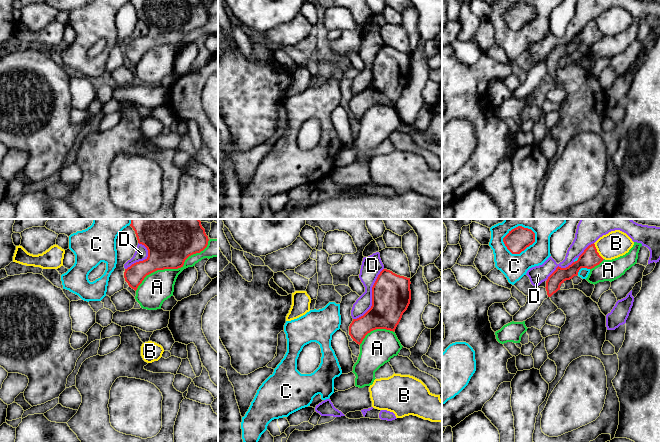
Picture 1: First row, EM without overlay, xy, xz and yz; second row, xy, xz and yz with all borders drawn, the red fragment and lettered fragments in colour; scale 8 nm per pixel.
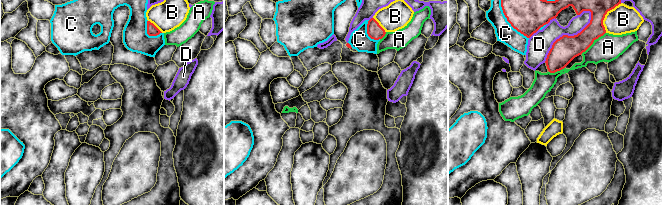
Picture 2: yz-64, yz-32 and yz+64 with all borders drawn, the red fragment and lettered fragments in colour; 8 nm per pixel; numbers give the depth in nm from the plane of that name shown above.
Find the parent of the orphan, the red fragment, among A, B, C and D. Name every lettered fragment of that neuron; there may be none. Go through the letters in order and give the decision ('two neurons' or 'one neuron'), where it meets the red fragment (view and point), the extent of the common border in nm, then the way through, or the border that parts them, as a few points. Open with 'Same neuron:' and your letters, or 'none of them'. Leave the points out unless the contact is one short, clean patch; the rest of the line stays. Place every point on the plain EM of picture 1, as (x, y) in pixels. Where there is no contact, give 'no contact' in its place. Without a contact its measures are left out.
Same neuron: none of them
A: two neurons | xy (173, 44) | 700 nm
B: two neurons | yz (596, 27) | 160 nm | along yz (593, 19), (596, 27), (603, 35)
C: two neurons | yz (518, 2) | 280 nm
D: two neurons | xz (372, 72) | 480 nm

